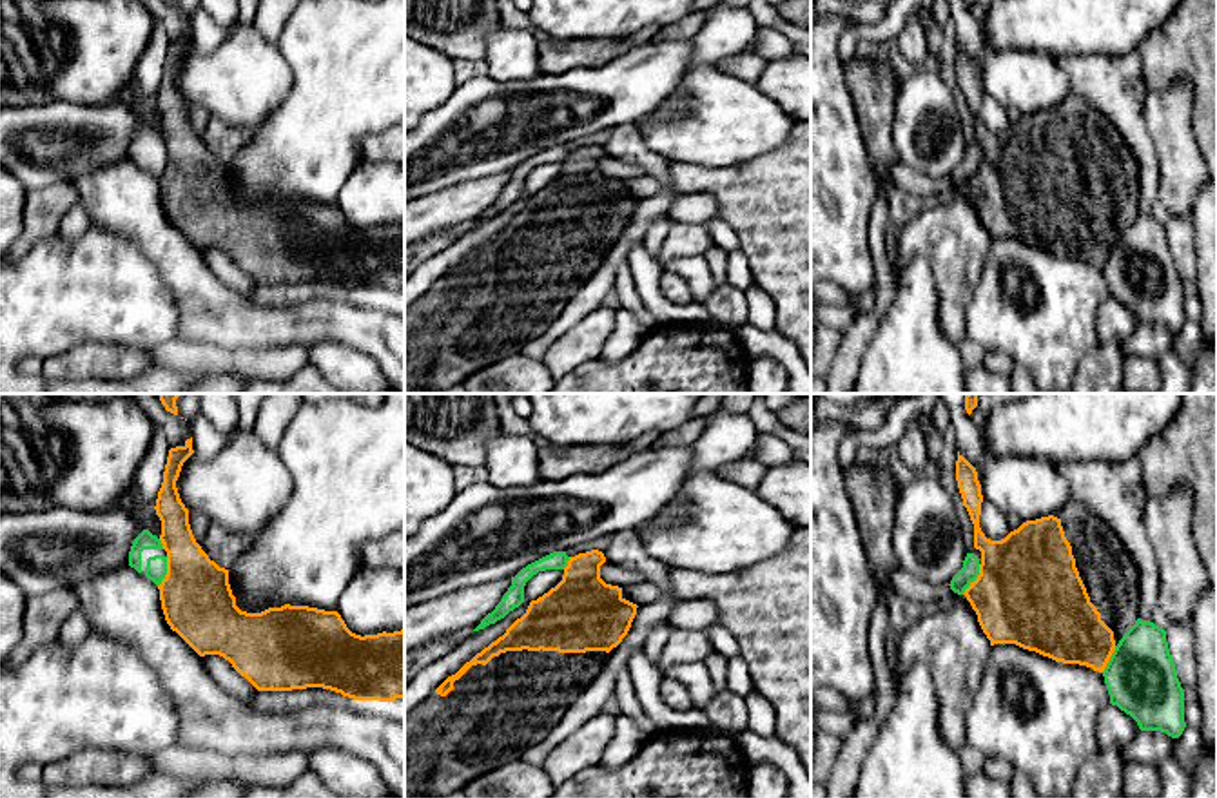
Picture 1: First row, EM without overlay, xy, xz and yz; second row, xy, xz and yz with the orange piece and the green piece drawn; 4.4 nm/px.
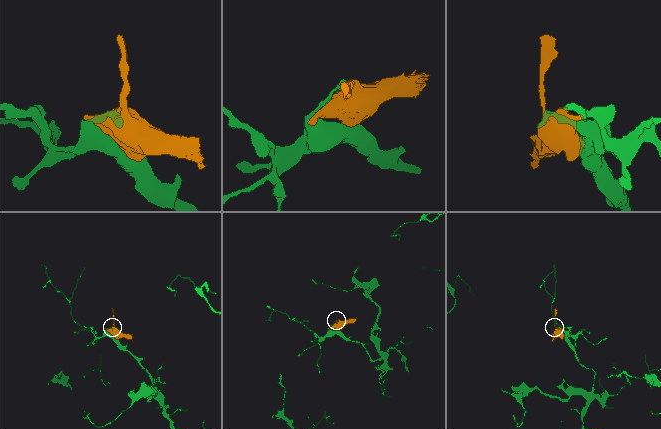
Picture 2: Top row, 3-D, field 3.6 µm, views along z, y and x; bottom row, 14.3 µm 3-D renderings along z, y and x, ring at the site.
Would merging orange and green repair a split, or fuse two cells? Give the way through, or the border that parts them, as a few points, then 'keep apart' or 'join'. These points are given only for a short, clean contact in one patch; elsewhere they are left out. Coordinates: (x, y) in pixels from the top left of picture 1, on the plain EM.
keep apart

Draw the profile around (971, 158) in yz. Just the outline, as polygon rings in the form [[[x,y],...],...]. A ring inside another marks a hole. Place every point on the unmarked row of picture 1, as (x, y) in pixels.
[[[967,147],[963,154],[963,161],[952,170],[950,183],[958,189],[963,189],[965,183],[978,172],[979,169],[979,152],[974,147]]]

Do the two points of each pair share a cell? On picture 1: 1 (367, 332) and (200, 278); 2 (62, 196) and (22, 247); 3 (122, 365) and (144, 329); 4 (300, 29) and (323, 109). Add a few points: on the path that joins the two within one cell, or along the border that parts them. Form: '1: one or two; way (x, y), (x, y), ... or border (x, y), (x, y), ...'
1: one; way (325, 325), (245, 325), (240, 320)
2: one; way (49, 209), (31, 234)
3: two; border (93, 341), (147, 349)
4: one; way (320, 49), (323, 53), (323, 89)

